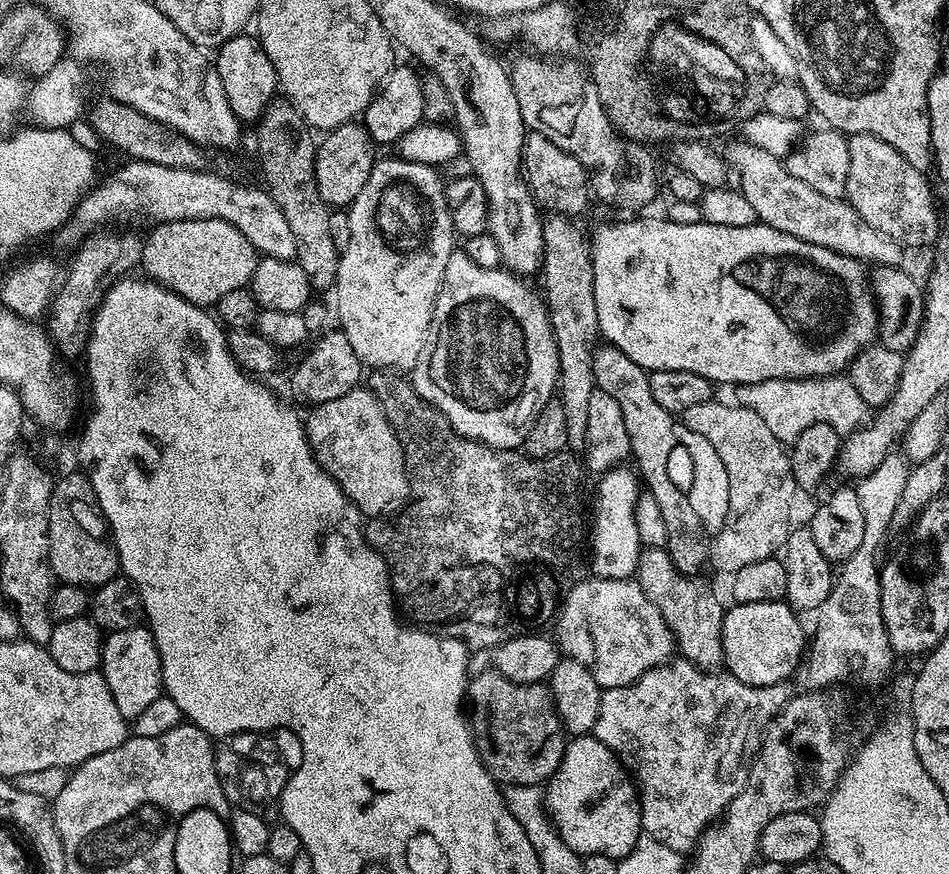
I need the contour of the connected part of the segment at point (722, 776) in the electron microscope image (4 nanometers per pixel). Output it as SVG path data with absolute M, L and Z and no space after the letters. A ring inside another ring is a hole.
M676 658L651 668L624 688L603 689L591 735L601 740L628 769L640 797L643 835L662 842L662 846L670 846L675 852L691 853L700 837L723 817L730 806L738 791L736 775L740 767L741 772L745 767L744 751L748 743L752 739L755 741L792 699L792 686L788 682L774 686L746 686L746 682L738 682L738 678L703 672L689 660Z

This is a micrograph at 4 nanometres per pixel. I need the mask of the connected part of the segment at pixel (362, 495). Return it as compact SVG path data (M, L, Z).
M357 386L350 394L315 405L311 411L308 420L306 416L306 431L312 454L322 470L335 478L361 517L383 517L391 504L399 505L408 496L402 446L373 392Z

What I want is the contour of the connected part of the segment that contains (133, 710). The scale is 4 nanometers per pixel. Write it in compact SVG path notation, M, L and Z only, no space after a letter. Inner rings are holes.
M137 626L107 633L100 653L100 668L114 703L129 722L135 720L142 710L146 710L146 706L150 706L150 702L154 702L154 698L162 694L160 655L147 627Z

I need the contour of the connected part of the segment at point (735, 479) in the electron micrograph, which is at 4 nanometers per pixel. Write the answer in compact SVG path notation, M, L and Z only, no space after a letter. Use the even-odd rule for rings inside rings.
M713 398L695 404L682 413L682 424L688 432L702 434L710 446L722 458L722 466L726 466L726 478L730 482L730 502L728 513L724 515L719 525L720 533L710 544L710 564L720 572L734 574L742 570L742 566L750 566L750 562L771 560L783 549L790 531L788 519L792 516L792 495L797 495L798 489L792 477L792 462L785 445L781 444L774 434L766 427L766 422L754 414L754 410L742 408L735 402L719 404L719 399Z

